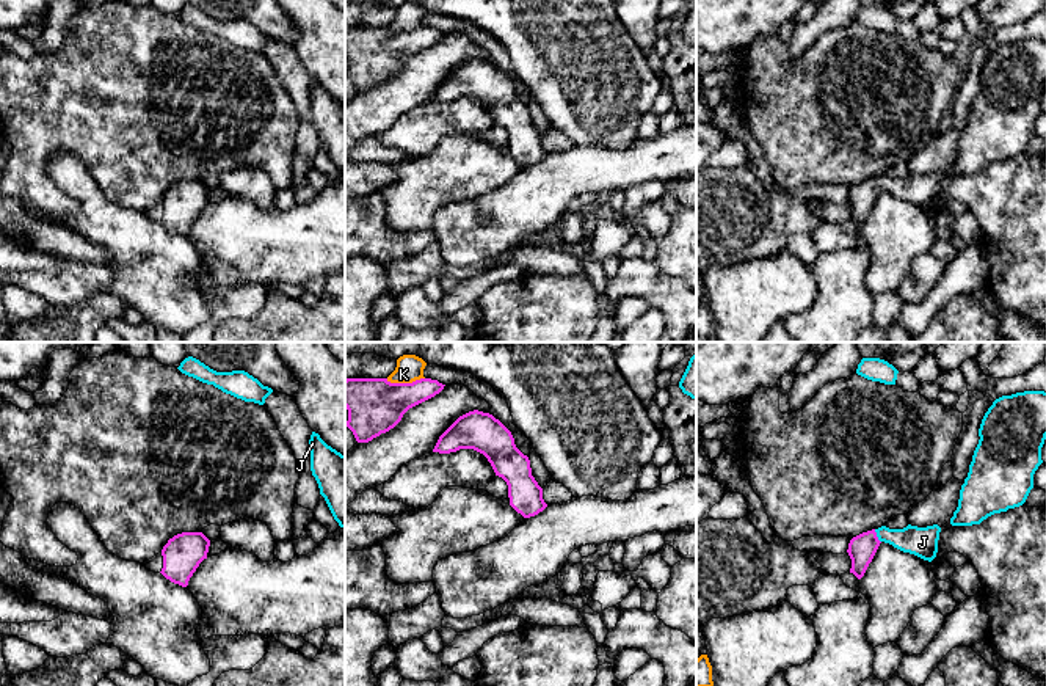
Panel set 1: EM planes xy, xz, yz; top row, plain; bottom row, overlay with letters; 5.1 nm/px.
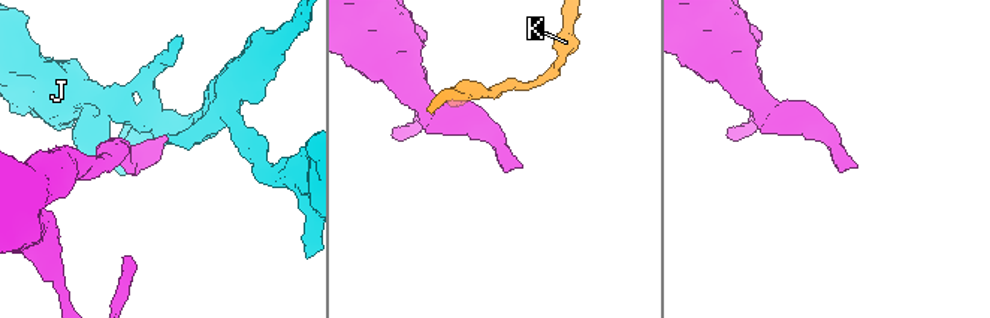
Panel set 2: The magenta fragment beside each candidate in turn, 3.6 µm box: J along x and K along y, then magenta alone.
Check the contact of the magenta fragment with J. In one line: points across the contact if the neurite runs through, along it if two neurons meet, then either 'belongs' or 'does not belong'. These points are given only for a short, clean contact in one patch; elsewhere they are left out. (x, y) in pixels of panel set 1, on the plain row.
runs through yz (861, 197), (875, 184), (922, 190); belongs

